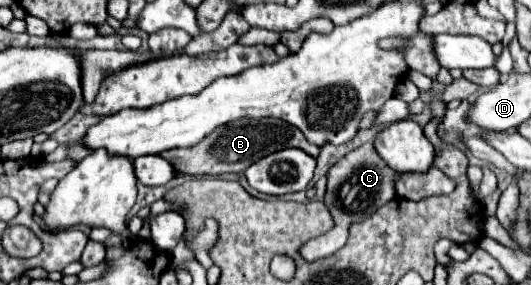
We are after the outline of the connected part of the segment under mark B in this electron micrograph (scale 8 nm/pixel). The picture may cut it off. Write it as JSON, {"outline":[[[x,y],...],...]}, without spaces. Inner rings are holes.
{"outline":[[[264,117],[264,119],[230,121],[224,127],[214,129],[200,143],[196,143],[192,147],[184,147],[184,149],[164,151],[162,157],[166,161],[170,161],[170,165],[174,167],[176,173],[184,173],[184,175],[192,175],[192,177],[202,177],[202,175],[218,177],[224,173],[244,173],[258,159],[262,159],[278,149],[286,149],[286,147],[300,147],[312,157],[318,157],[318,151],[320,151],[314,143],[306,141],[306,137],[302,135],[302,131],[298,131],[298,127],[294,127],[282,119]]]}

